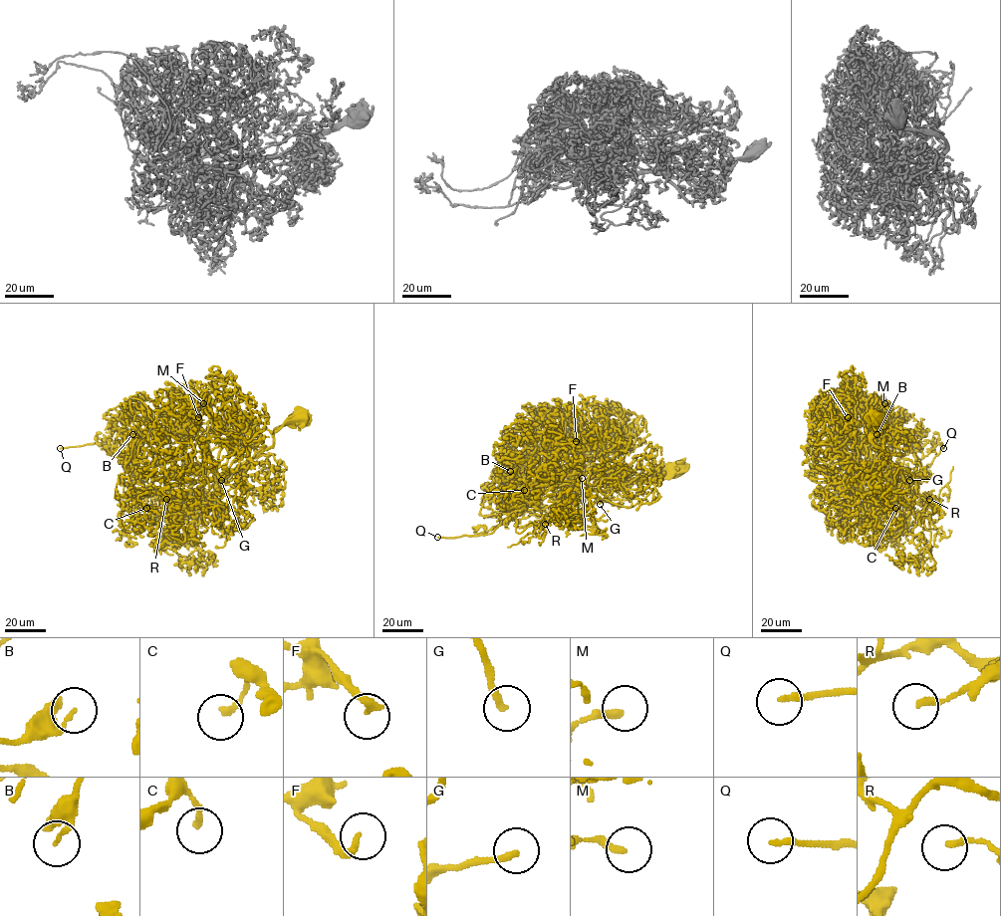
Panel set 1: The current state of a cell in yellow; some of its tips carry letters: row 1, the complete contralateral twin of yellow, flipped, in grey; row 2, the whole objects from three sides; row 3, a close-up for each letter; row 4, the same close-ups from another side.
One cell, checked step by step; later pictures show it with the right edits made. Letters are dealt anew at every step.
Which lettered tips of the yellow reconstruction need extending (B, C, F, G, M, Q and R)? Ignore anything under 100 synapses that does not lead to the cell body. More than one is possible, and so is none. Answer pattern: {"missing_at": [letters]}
{"missing_at": ["G", "Q"]}

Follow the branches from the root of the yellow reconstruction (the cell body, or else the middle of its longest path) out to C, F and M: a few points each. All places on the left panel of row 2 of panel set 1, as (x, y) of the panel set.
C: (298, 417), (273, 433), (271, 446), (222, 478), (159, 472), (145, 492), (155, 497), (154, 507), (146, 508)
F: (298, 417), (222, 478), (174, 479), (199, 423), (188, 405), (179, 409), (198, 417)
M: (298, 417), (294, 414), (273, 433), (271, 446), (222, 478), (174, 479), (168, 429), (185, 423), (203, 403)

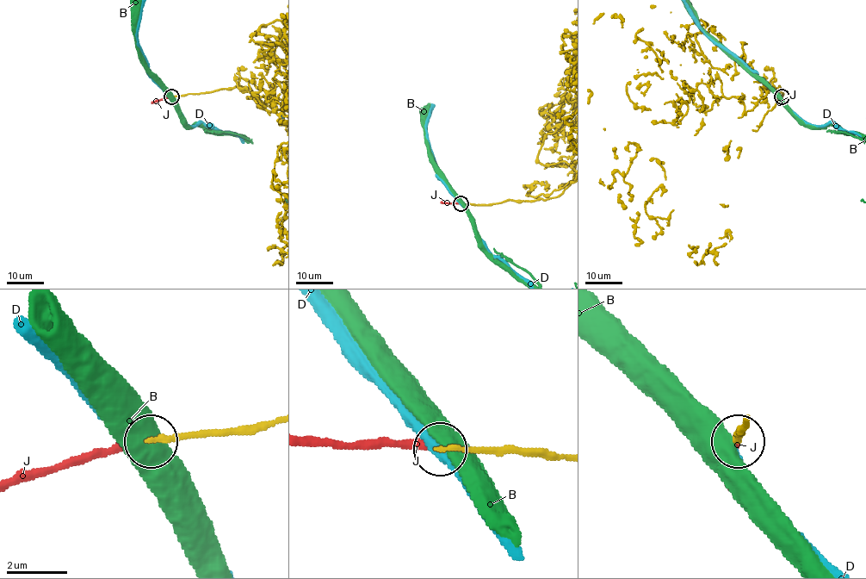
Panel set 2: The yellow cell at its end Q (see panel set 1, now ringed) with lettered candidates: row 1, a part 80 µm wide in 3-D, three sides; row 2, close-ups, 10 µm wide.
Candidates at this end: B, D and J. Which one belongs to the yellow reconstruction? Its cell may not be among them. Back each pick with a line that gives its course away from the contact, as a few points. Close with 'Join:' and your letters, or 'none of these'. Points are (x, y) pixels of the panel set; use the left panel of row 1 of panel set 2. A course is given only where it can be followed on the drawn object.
J: via (172, 96), (151, 103)
Join: J

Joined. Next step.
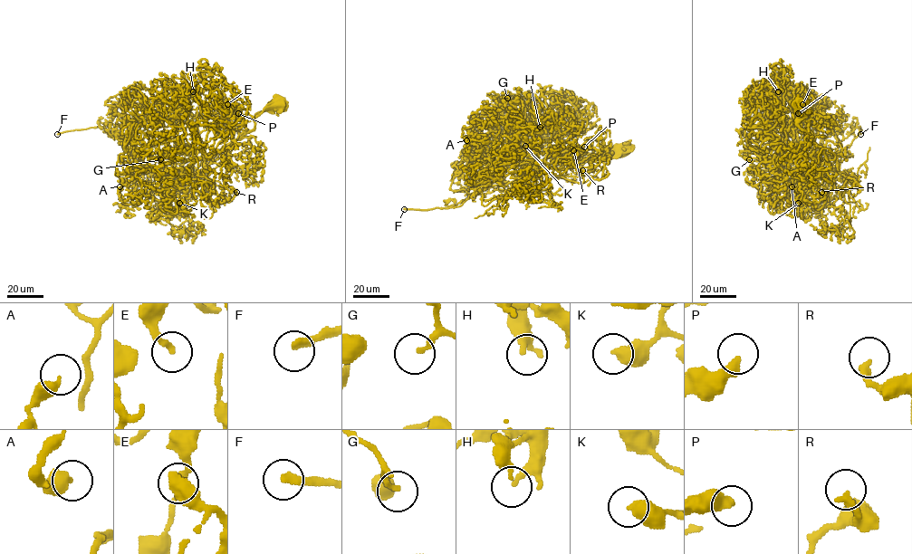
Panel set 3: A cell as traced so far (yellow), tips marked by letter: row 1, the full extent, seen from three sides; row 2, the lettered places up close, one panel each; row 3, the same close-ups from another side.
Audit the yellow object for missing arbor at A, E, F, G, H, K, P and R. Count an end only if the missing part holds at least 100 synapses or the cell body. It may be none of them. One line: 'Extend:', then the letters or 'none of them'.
Extend: F

